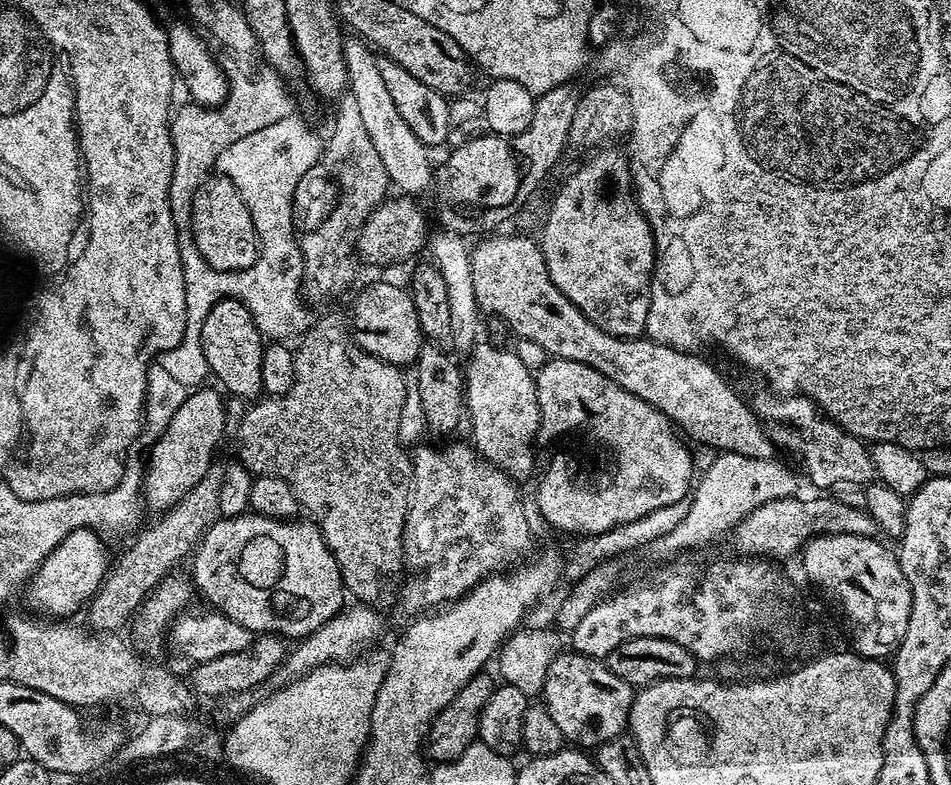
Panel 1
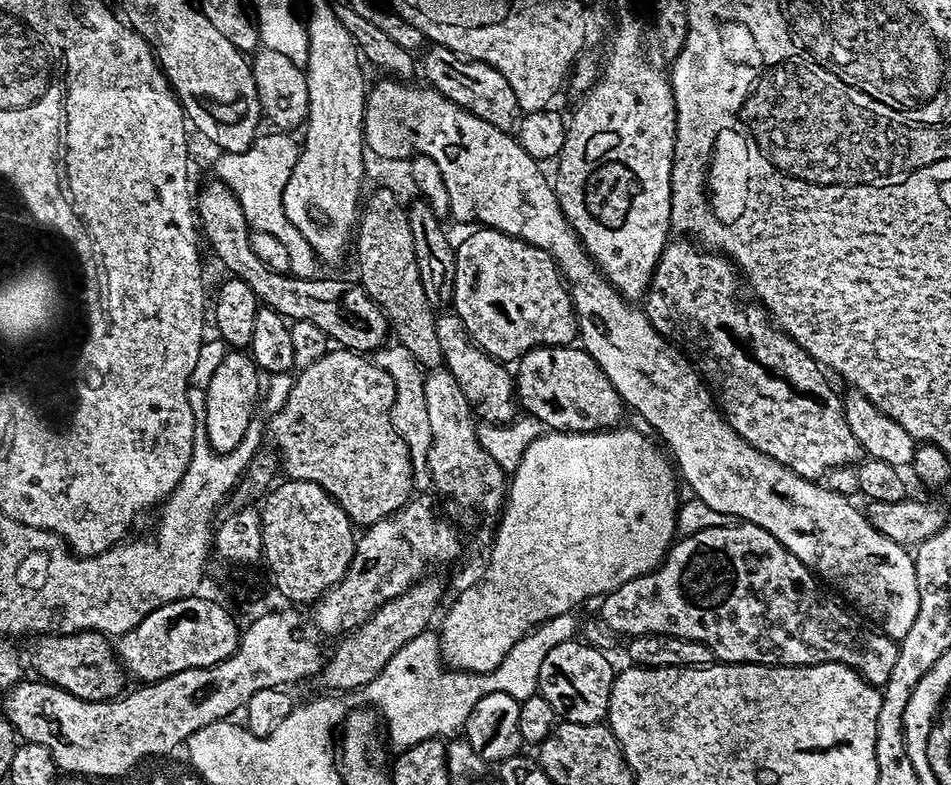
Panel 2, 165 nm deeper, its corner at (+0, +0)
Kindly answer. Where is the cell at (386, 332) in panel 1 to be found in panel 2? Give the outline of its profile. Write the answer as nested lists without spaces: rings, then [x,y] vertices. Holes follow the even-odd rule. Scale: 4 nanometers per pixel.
[[[209,180],[209,184],[198,192],[194,200],[199,231],[203,239],[204,236],[208,239],[213,254],[229,268],[228,272],[250,286],[263,307],[272,308],[289,322],[305,320],[318,326],[318,330],[328,335],[329,341],[350,352],[372,354],[389,339],[388,320],[364,288],[348,288],[344,280],[300,279],[291,274],[270,270],[270,266],[266,266],[250,246],[249,219],[243,213],[236,195],[220,180]]]

